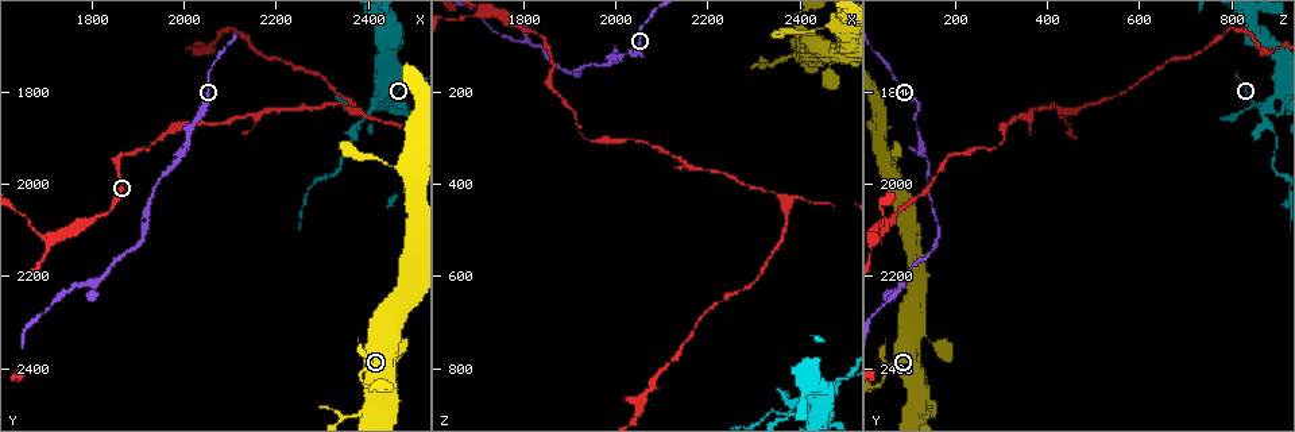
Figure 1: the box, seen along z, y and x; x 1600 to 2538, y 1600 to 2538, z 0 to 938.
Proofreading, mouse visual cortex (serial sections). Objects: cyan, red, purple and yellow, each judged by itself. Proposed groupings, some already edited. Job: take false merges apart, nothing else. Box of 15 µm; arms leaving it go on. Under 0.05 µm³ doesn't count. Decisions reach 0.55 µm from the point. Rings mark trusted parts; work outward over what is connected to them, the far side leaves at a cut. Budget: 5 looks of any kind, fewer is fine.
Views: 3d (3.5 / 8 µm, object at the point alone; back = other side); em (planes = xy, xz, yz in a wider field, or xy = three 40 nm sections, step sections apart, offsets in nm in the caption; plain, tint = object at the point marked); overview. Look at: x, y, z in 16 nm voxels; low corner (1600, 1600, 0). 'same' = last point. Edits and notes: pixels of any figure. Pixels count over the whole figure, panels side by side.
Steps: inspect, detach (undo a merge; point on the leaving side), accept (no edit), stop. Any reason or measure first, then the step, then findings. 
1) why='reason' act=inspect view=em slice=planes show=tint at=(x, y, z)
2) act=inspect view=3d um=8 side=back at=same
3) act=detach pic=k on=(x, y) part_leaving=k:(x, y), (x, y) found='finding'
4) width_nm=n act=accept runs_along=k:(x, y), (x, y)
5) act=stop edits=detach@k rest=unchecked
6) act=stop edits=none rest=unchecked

why='four arms meet' act=inspect view=3d um=3.5 at=(2410, 1835, 880)

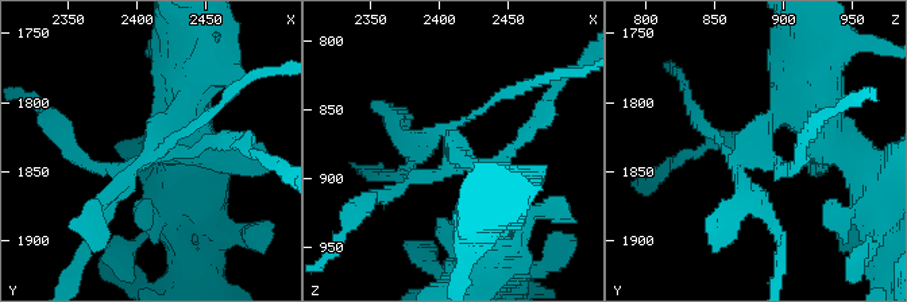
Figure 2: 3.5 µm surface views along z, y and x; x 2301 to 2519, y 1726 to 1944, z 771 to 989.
act=inspect view=em slice=xy step=3 show=tint at=(2410, 1832, 878)

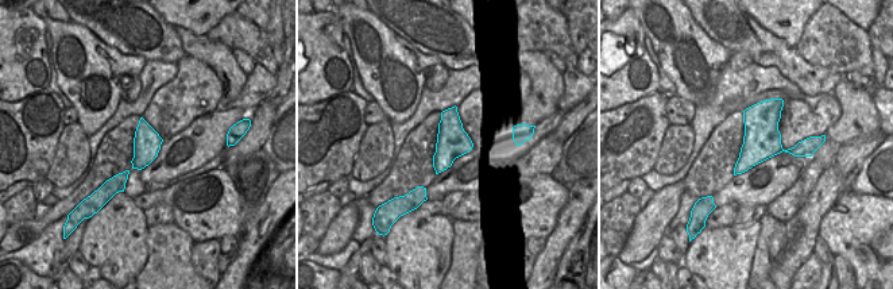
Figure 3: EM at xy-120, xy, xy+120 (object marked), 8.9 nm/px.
act=accept runs_along=3:(142, 123), (142, 157), (115, 189) found='one cell here'

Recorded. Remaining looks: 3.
why='a fork' act=inspect view=3d um=3.5 at=(1815, 2215, 95)

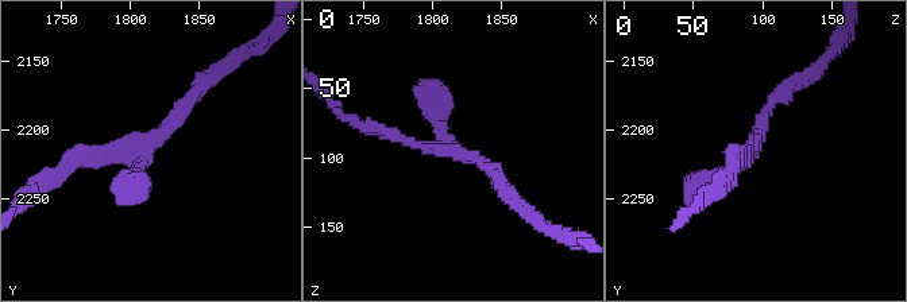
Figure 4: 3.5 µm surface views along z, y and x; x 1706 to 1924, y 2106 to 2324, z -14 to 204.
why='need the tissue' act=inspect view=em slice=xy step=2 show=tint at=(1810, 2208, 94)

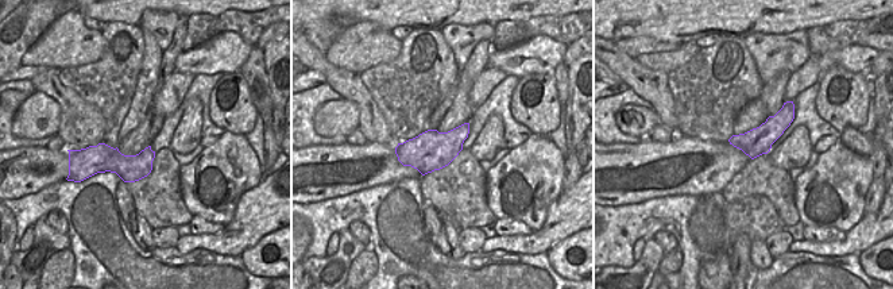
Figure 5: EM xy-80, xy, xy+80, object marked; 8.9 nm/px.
act=inspect view=em slice=xy step=5 show=tint at=same

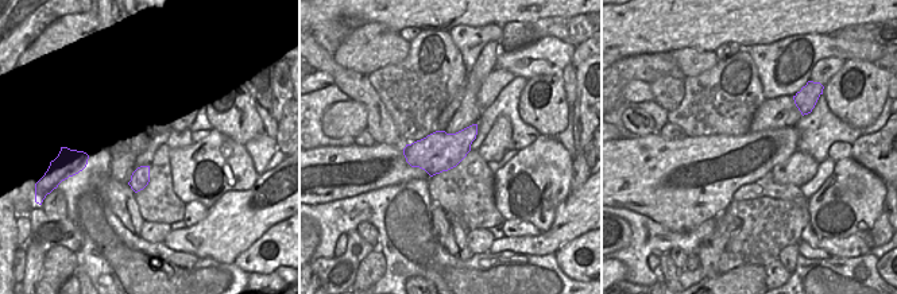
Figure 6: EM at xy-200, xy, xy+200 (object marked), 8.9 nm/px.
act=accept runs_along=4:(200, 86), (146, 144), (62, 169) found='all the same cell'

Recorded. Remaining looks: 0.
act=stop edits=none rest=unchecked

